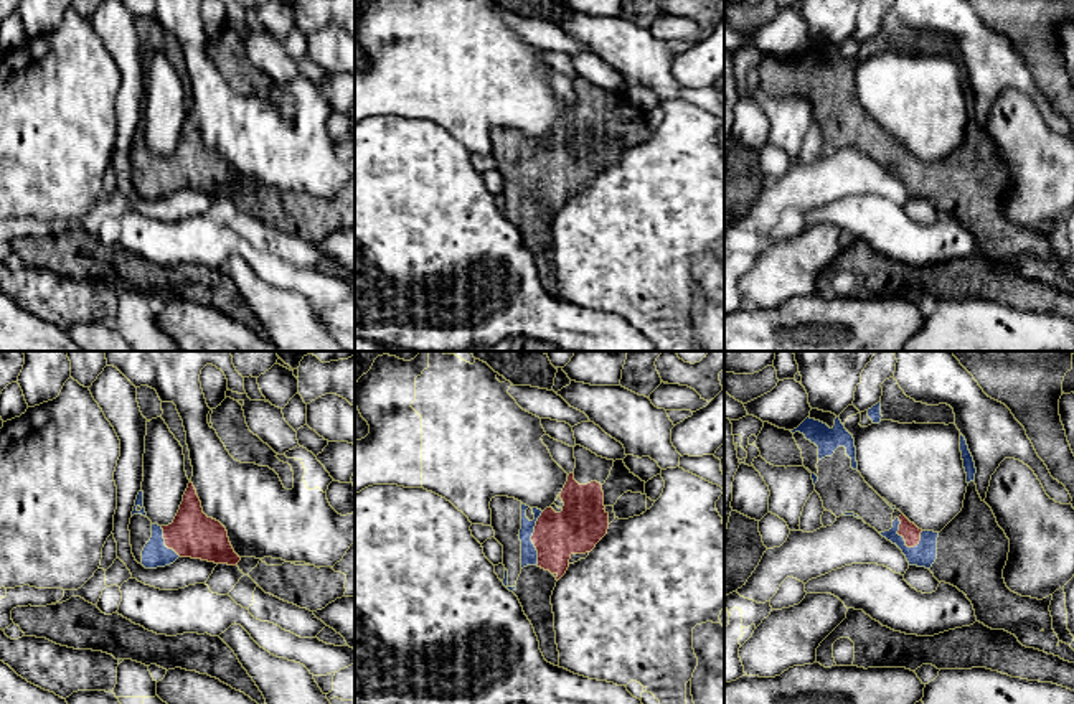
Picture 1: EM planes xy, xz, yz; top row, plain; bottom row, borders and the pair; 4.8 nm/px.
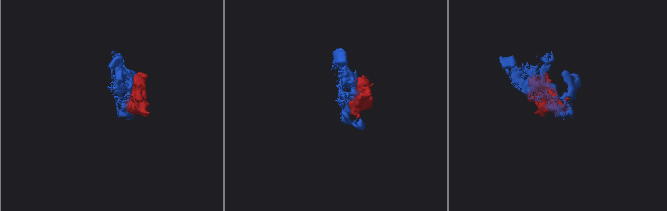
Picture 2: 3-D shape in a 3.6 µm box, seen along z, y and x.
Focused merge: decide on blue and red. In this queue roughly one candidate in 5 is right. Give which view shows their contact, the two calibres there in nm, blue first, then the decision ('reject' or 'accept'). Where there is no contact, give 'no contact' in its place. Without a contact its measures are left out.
xz | 80/240 nm | accept

